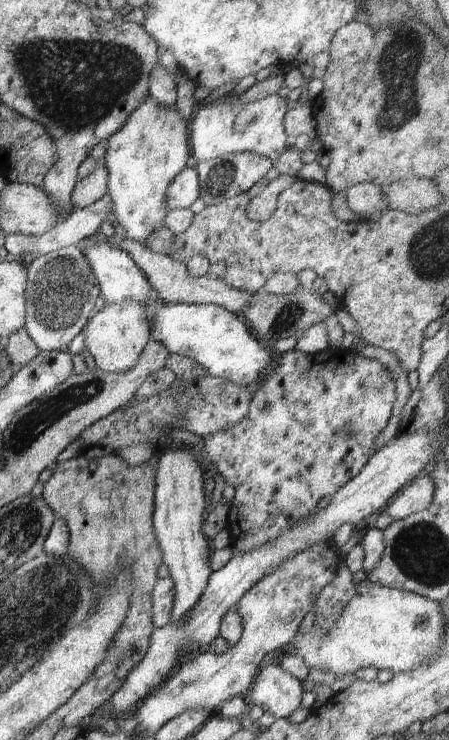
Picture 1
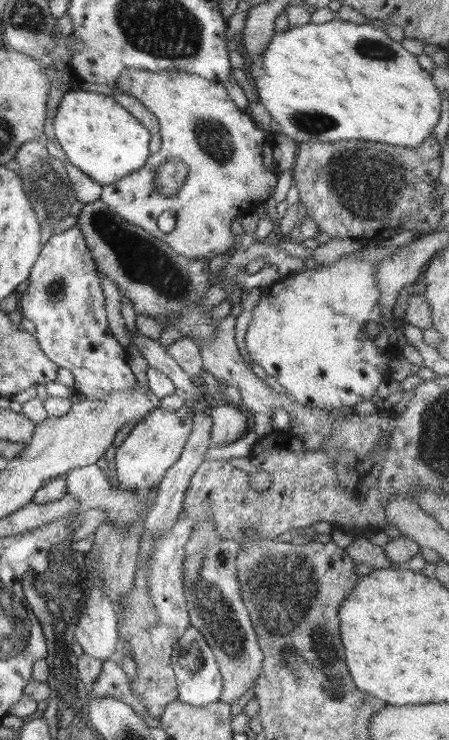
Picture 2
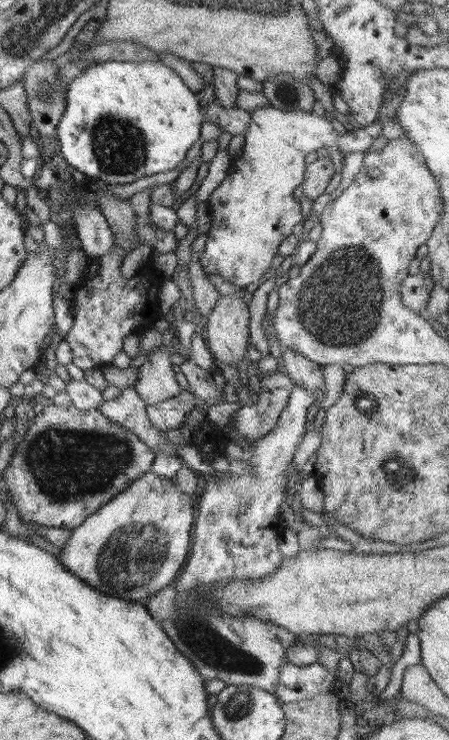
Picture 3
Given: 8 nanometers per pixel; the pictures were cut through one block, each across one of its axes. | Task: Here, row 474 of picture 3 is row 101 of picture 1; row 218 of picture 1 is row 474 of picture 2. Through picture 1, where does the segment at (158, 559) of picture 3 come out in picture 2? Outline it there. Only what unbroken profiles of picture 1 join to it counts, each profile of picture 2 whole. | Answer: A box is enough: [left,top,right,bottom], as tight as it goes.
[112,405,194,491]

